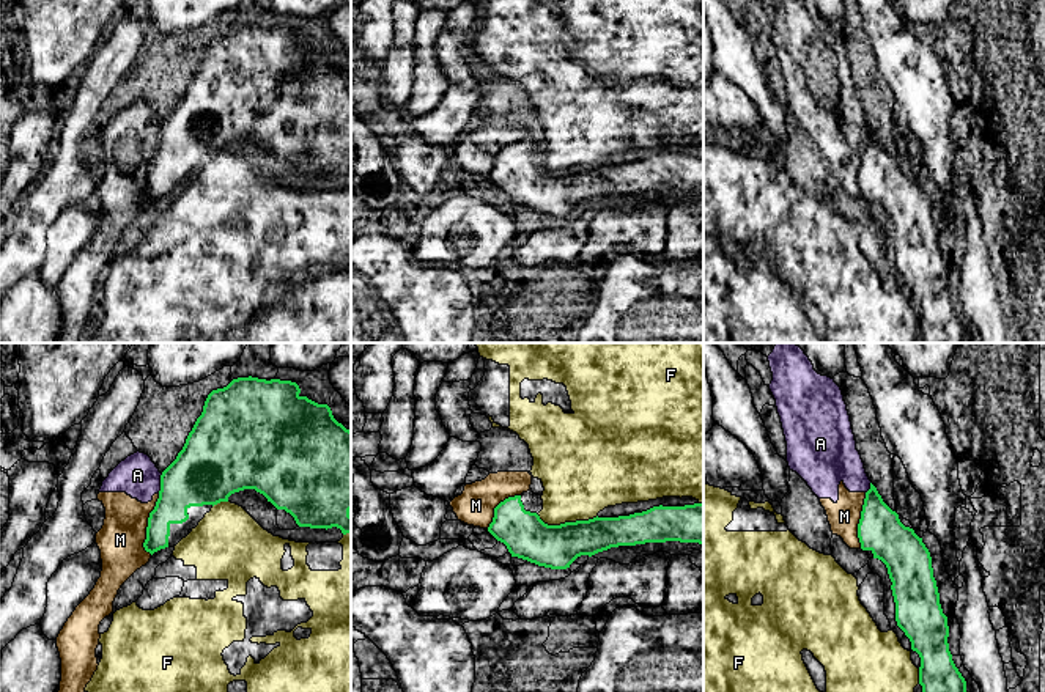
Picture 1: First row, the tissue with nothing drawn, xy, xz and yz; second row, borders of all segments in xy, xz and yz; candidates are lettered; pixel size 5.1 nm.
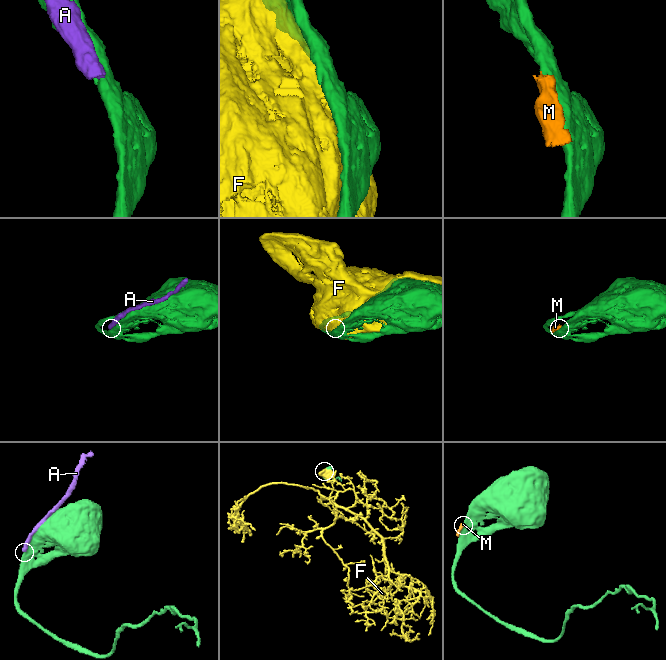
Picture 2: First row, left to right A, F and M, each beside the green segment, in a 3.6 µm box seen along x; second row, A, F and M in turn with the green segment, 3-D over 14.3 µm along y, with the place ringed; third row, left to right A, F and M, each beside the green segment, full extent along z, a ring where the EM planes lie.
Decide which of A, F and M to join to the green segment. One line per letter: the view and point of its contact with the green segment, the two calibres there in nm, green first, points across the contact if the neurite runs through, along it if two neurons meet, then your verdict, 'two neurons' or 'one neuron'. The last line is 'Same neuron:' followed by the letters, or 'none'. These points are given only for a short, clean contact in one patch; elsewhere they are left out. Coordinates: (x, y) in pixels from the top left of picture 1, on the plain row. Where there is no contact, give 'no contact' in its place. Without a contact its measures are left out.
A: contact xy (161, 131); calibres 340 and 220 nm; two neurons
F: contact xz (567, 170); calibres 220 and 400 nm; two neurons
M: contact xy (148, 172); calibres 220 and 240 nm; two neurons
Same neuron: none

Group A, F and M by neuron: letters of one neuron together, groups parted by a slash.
A M / F

